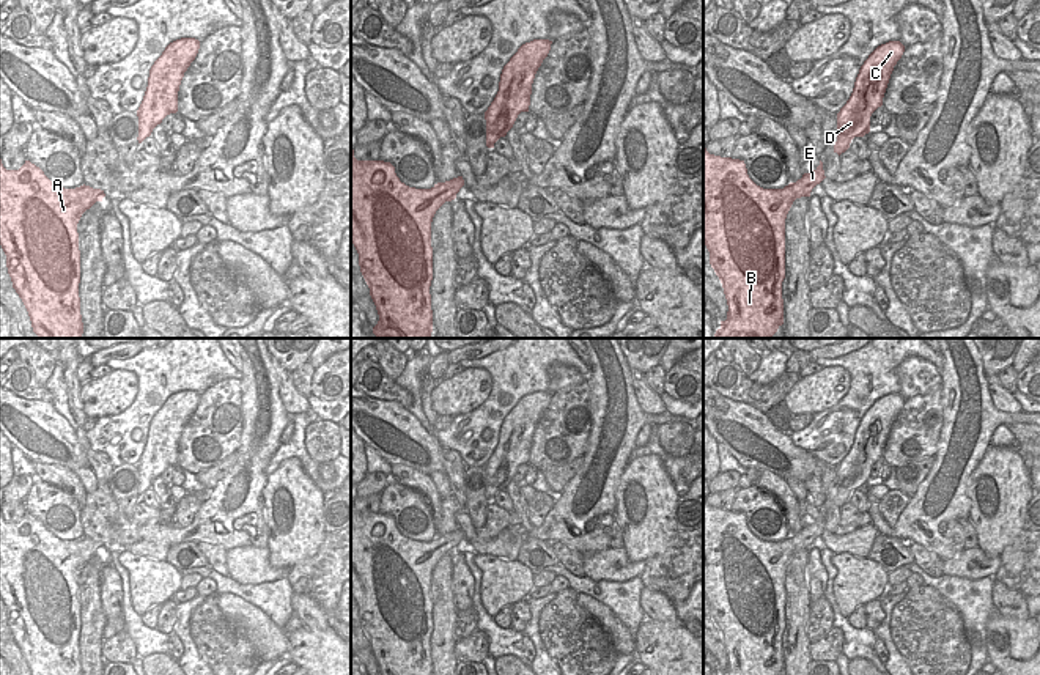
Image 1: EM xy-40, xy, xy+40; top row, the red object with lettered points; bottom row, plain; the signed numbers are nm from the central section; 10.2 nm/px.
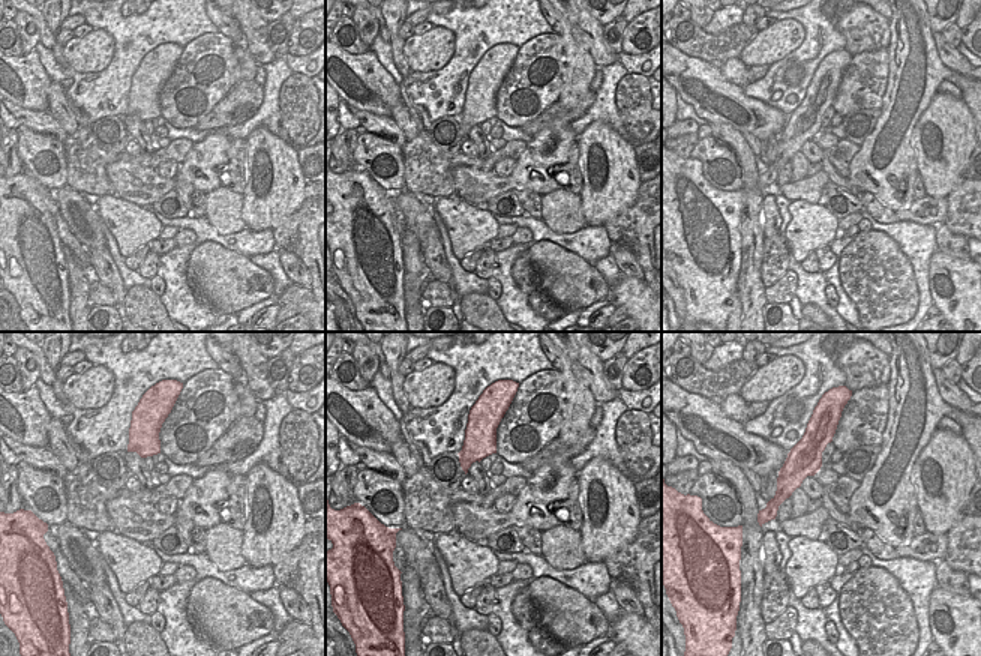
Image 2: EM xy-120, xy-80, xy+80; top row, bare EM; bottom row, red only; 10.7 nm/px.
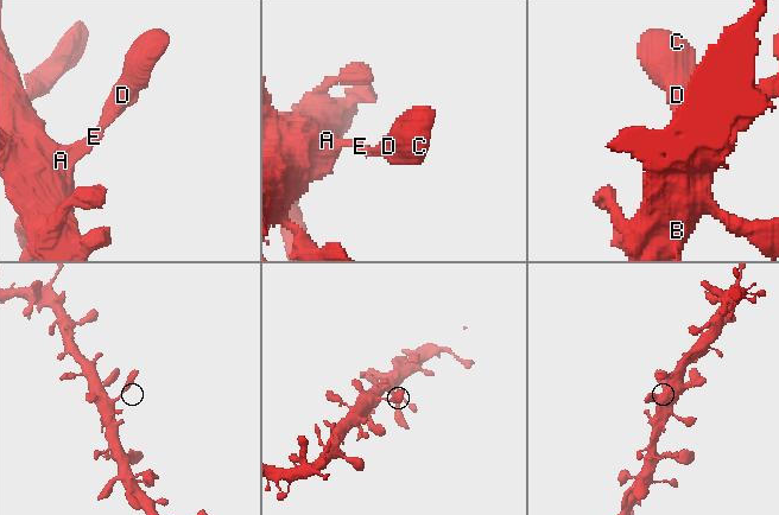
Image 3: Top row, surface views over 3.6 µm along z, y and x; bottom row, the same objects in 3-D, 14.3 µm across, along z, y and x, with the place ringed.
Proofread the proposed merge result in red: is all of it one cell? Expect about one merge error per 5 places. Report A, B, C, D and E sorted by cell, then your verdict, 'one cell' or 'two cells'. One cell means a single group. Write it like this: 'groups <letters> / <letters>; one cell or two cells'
groups A B C D E; one cell

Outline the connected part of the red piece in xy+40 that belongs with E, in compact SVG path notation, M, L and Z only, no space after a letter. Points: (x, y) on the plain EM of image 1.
M703 497L703 596L710 604L710 617L722 636L728 658L727 672L721 675L784 675L785 571L793 554L801 549L810 549L812 541L824 530L823 515L820 513L820 518L813 524L804 526L796 535L790 535L784 541L763 541L749 530L744 513L710 507Z

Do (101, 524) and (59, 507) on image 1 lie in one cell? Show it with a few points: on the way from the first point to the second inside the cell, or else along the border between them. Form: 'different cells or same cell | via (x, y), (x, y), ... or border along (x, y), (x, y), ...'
different cells | border along (79, 509), (84, 535)

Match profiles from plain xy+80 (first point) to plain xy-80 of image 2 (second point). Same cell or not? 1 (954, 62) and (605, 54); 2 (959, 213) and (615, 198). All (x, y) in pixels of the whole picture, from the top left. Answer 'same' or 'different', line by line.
1: same
2: different

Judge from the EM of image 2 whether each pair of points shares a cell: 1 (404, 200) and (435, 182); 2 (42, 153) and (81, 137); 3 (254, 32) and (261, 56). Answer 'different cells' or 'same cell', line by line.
1: different cells
2: different cells
3: same cell

